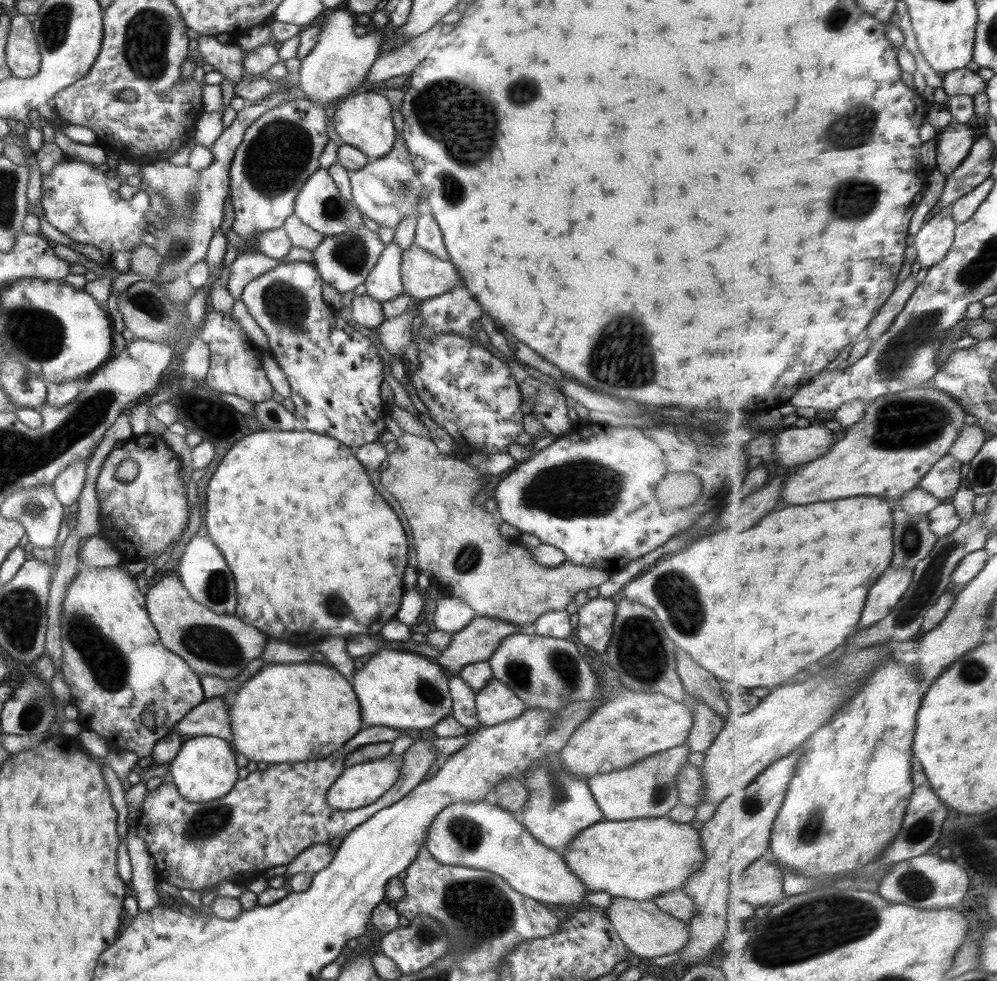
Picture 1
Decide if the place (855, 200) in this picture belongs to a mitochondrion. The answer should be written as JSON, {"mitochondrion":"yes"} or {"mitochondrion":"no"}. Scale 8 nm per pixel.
{"mitochondrion":"yes"}

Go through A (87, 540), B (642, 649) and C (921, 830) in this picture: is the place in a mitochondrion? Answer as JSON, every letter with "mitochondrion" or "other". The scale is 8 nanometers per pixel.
{"A":"other","B":"mitochondrion","C":"mitochondrion"}

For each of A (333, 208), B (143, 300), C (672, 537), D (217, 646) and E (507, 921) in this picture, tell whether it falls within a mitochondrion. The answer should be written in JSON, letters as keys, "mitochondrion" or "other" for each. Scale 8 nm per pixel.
{"A":"mitochondrion","B":"mitochondrion","C":"other","D":"mitochondrion","E":"mitochondrion"}

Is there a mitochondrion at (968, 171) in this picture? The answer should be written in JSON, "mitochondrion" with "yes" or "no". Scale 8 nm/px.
{"mitochondrion":"no"}

